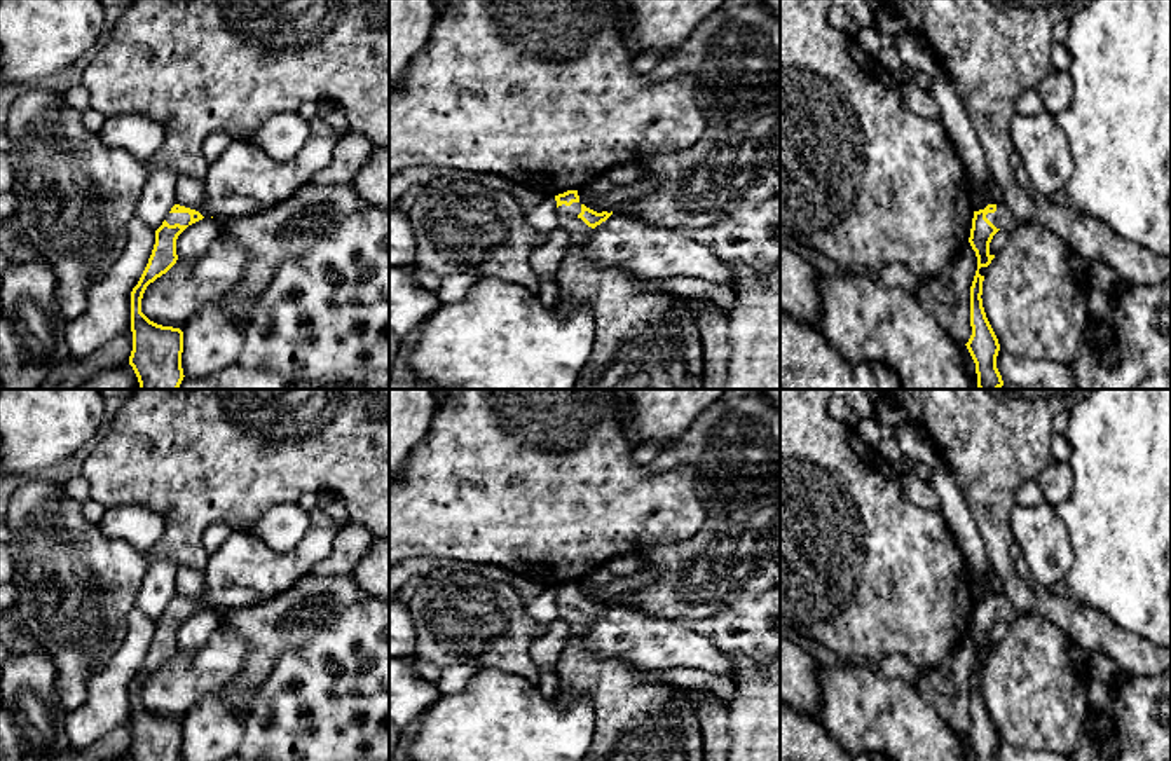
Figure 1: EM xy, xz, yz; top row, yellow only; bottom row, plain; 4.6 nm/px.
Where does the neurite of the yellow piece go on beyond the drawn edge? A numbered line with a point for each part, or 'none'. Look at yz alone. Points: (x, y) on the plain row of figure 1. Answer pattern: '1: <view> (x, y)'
1: yz (1002, 610)

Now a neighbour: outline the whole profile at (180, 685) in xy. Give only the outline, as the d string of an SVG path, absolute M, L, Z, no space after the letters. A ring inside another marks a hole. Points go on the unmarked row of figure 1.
M225 611L218 628L195 655L181 651L154 674L141 689L141 703L154 714L183 721L202 698L220 696L241 674L248 656L248 639L227 625Z

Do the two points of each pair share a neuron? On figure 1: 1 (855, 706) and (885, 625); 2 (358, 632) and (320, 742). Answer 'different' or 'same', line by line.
1: different
2: same

